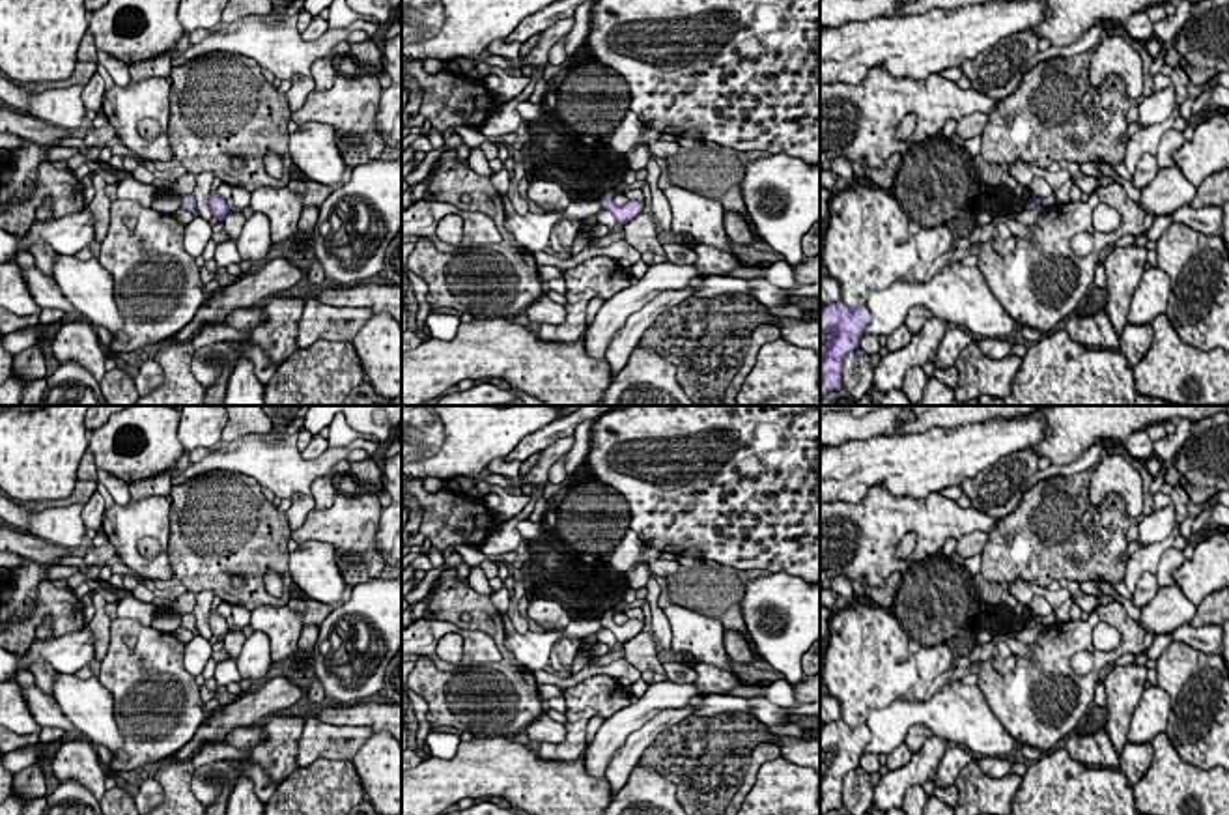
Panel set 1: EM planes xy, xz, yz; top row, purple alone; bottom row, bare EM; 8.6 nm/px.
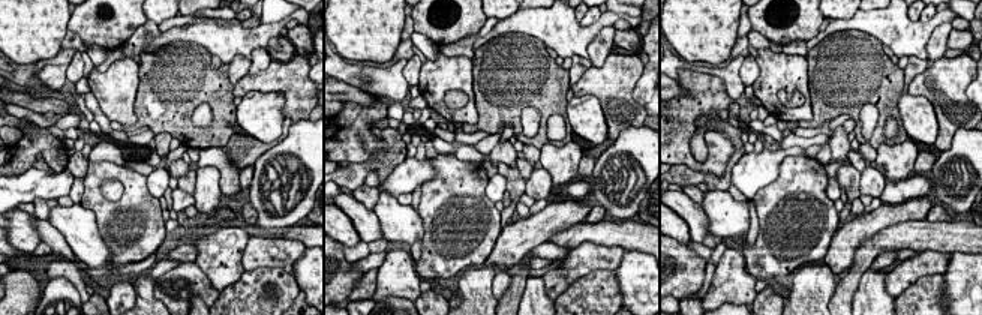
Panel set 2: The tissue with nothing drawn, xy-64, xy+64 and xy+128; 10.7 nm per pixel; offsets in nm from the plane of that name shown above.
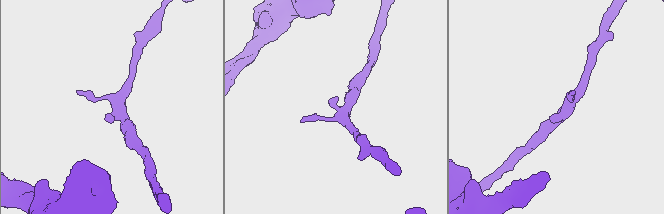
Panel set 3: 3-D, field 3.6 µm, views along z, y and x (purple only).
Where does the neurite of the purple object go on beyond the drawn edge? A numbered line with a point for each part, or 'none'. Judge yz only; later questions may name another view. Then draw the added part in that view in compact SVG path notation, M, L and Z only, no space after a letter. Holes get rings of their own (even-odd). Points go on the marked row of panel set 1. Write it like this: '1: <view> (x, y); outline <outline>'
none

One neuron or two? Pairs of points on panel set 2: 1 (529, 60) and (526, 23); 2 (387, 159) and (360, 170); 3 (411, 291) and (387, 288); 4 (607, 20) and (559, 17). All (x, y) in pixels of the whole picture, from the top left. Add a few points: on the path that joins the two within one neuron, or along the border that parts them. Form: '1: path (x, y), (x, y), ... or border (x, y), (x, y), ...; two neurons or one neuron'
1: border (493, 36), (528, 33), (538, 38), (547, 47); two neurons
2: path (381, 162), (366, 167); one neuron
3: path (405, 288), (393, 288); one neuron
4: path (595, 29), (571, 29); one neuron

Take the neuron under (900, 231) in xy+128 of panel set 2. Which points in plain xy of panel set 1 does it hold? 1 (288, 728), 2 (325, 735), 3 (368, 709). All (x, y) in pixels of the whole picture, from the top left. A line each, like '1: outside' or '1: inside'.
1: outside
2: outside
3: inside

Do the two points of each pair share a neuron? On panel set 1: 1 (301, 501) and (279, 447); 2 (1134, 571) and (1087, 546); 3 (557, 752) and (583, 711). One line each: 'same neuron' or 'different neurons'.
1: different neurons
2: different neurons
3: same neuron

